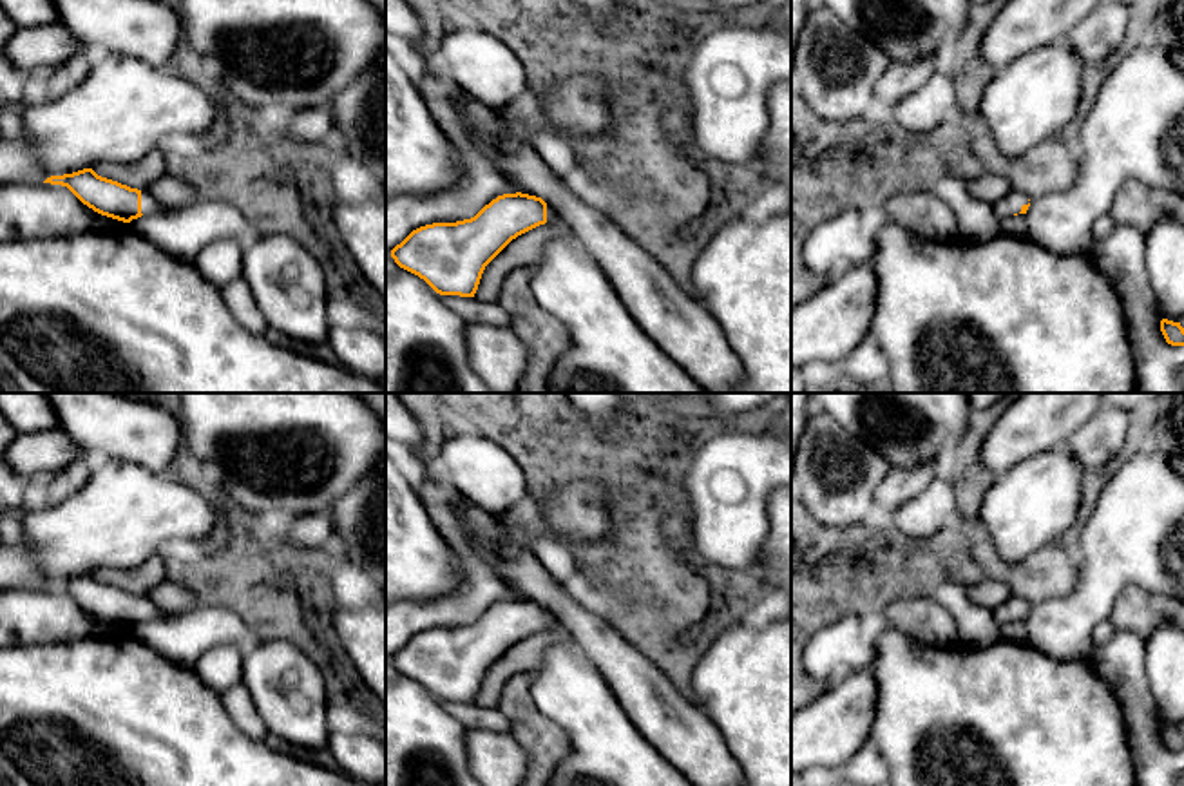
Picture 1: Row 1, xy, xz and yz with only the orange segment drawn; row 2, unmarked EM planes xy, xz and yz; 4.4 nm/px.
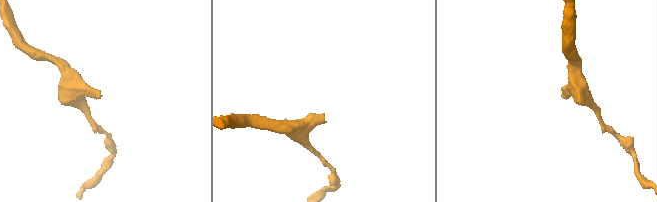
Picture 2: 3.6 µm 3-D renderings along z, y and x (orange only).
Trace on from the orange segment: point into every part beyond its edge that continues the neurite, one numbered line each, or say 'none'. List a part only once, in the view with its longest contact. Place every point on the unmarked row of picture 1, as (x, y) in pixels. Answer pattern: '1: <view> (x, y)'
1: xy (147, 609)

